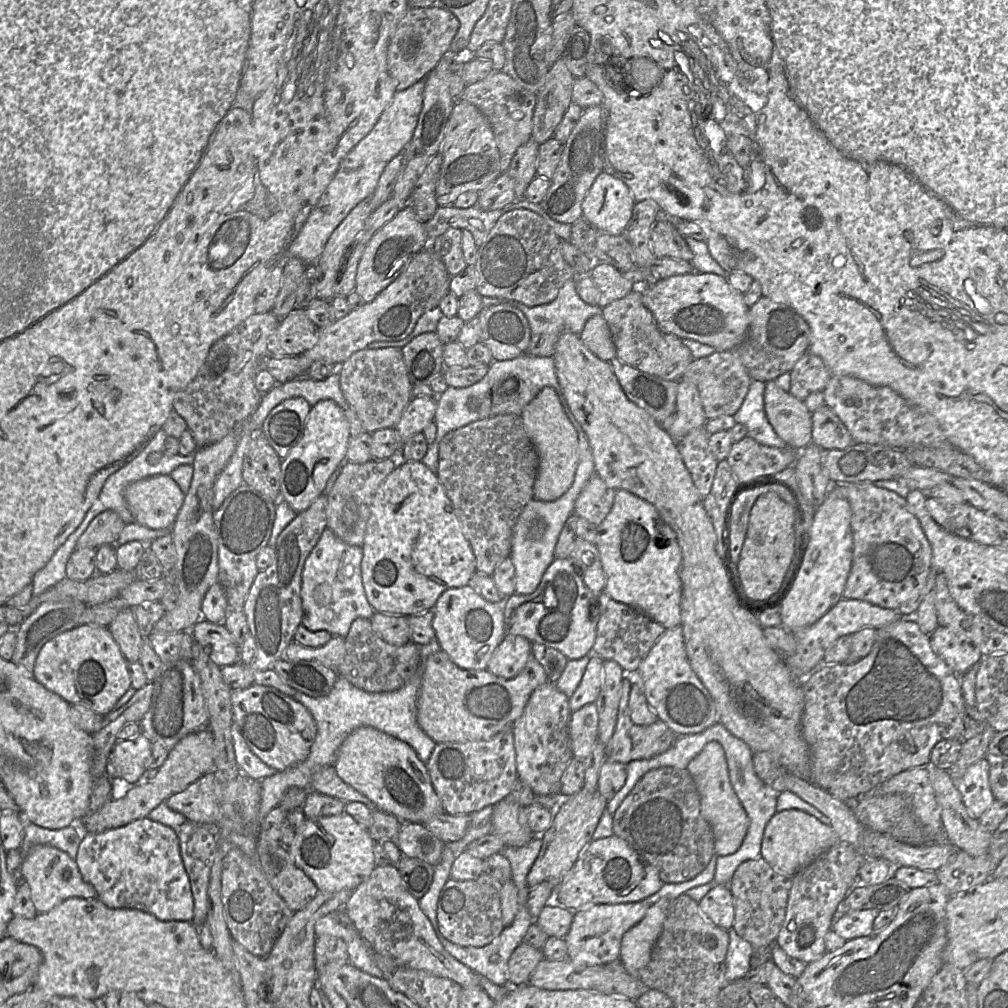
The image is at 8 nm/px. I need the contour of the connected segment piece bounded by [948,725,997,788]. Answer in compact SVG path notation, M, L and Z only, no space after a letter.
M987 725L977 736L962 741L962 748L956 763L948 770L948 773L957 788L966 770L977 761L988 756L988 746L997 732Z

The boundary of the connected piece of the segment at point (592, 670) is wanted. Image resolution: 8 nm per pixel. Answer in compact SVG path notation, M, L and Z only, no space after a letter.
M590 654L589 656L590 659L582 679L572 696L568 699L571 712L580 709L586 704L594 703L602 686L604 660L597 655Z

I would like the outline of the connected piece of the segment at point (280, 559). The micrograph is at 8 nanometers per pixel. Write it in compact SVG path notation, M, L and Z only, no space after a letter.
M322 494L283 529L278 536L272 564L257 574L244 603L249 631L256 642L256 655L250 664L237 662L221 667L224 682L231 690L243 689L254 684L257 671L271 669L282 658L287 646L294 641L294 633L302 624L301 599L302 572L312 549L327 528L328 495Z

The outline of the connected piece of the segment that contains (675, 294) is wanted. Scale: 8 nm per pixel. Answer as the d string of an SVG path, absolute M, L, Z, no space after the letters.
M693 271L658 279L640 287L643 304L663 332L707 344L717 351L734 350L746 338L749 307L744 302L744 293L735 290L726 276Z

